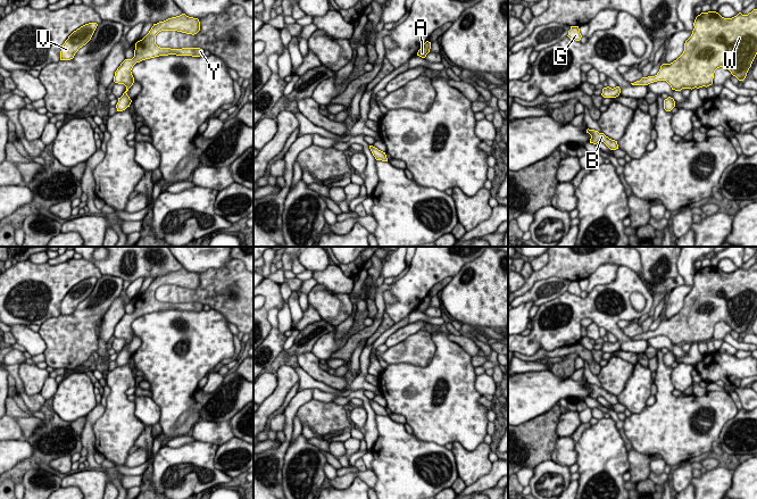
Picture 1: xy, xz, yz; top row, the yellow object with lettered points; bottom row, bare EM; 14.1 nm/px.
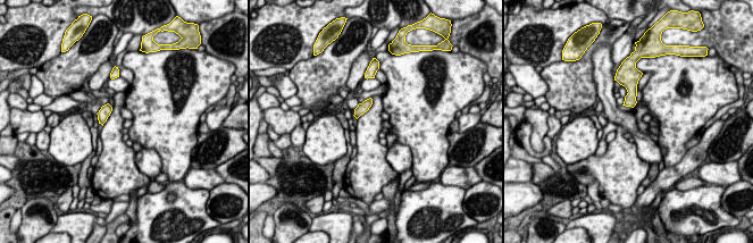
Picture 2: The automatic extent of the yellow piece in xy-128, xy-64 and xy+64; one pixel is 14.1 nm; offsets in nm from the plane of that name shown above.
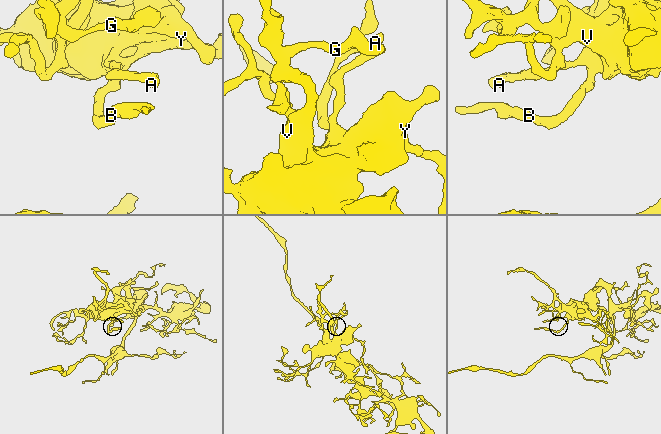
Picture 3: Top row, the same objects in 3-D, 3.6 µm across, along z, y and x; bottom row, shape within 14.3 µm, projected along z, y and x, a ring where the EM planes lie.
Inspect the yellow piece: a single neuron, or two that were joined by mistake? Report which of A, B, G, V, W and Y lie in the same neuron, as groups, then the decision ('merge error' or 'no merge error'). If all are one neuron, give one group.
A G V W Y / B; merge error

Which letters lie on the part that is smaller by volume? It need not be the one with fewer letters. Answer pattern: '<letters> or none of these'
B

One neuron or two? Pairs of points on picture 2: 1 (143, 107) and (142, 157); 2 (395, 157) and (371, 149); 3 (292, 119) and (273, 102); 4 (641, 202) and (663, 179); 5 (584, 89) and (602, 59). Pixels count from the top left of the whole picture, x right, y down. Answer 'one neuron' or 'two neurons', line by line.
1: two neurons
2: two neurons
3: two neurons
4: one neuron
5: two neurons

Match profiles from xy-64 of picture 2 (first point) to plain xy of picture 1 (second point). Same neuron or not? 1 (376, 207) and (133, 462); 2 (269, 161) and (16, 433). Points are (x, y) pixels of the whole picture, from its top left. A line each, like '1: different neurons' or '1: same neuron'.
1: same neuron
2: different neurons

